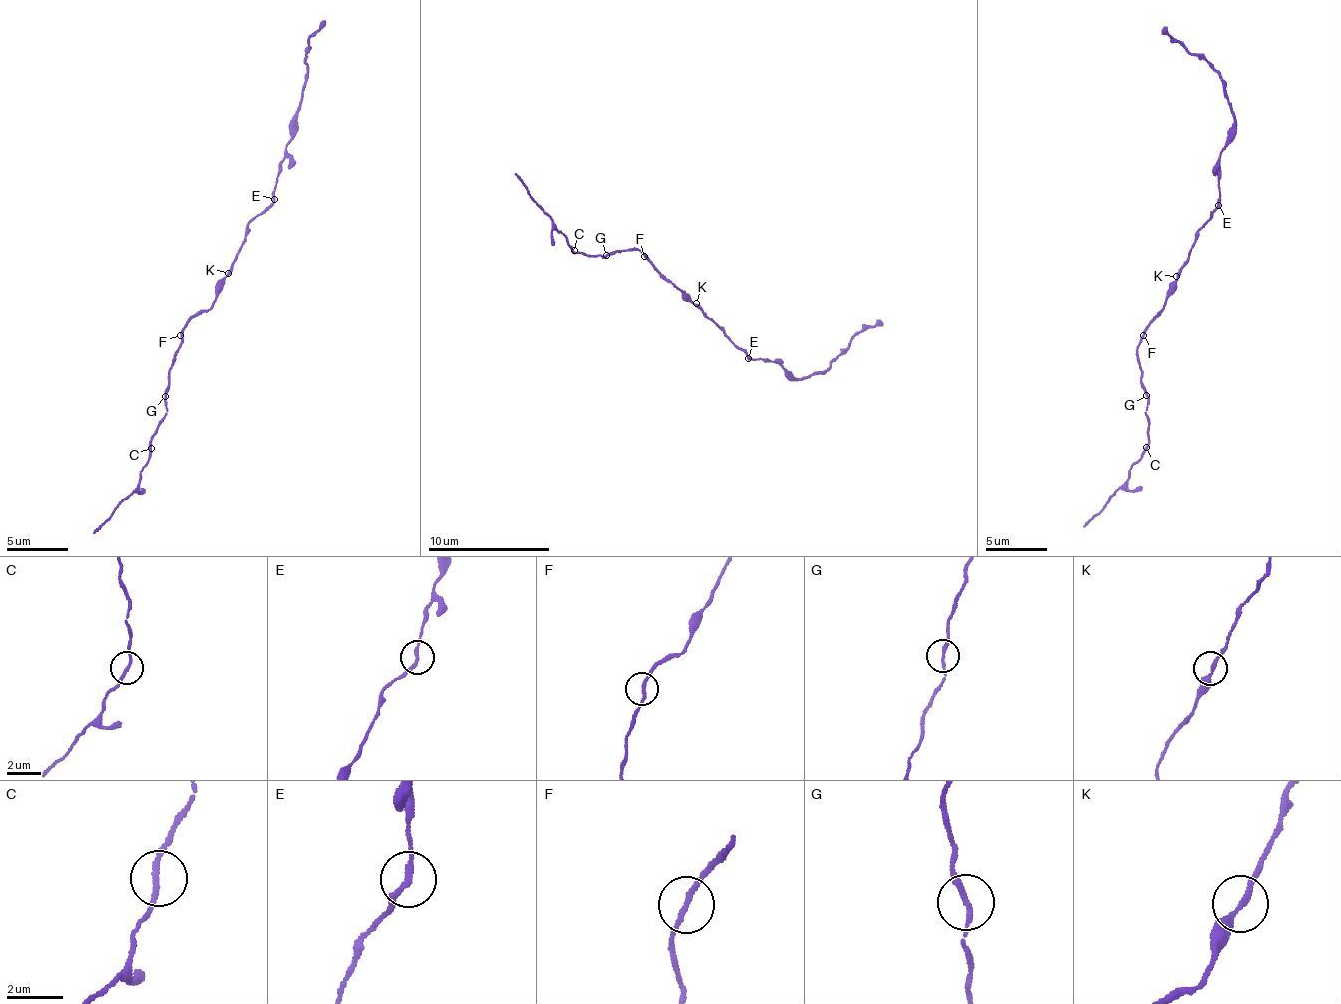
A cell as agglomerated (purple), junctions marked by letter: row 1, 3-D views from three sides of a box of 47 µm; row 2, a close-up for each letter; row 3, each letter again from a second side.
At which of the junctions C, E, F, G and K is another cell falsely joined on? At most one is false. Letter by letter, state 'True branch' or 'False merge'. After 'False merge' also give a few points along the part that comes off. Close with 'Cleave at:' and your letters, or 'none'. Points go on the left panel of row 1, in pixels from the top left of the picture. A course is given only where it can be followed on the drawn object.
C: True branch
E: True branch
F: True branch
G: True branch
K: True branch
Cleave at: none

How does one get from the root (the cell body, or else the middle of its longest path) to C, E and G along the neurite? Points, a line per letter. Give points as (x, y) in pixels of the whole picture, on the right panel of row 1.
C: (1179, 279), (1166, 306), (1142, 335), (1138, 347), (1141, 386), (1146, 395), (1149, 426), (1146, 447)
E: (1179, 279), (1179, 270), (1187, 258), (1195, 237), (1219, 204)
G: (1179, 279), (1166, 306), (1142, 335), (1138, 347), (1141, 386), (1146, 395)

